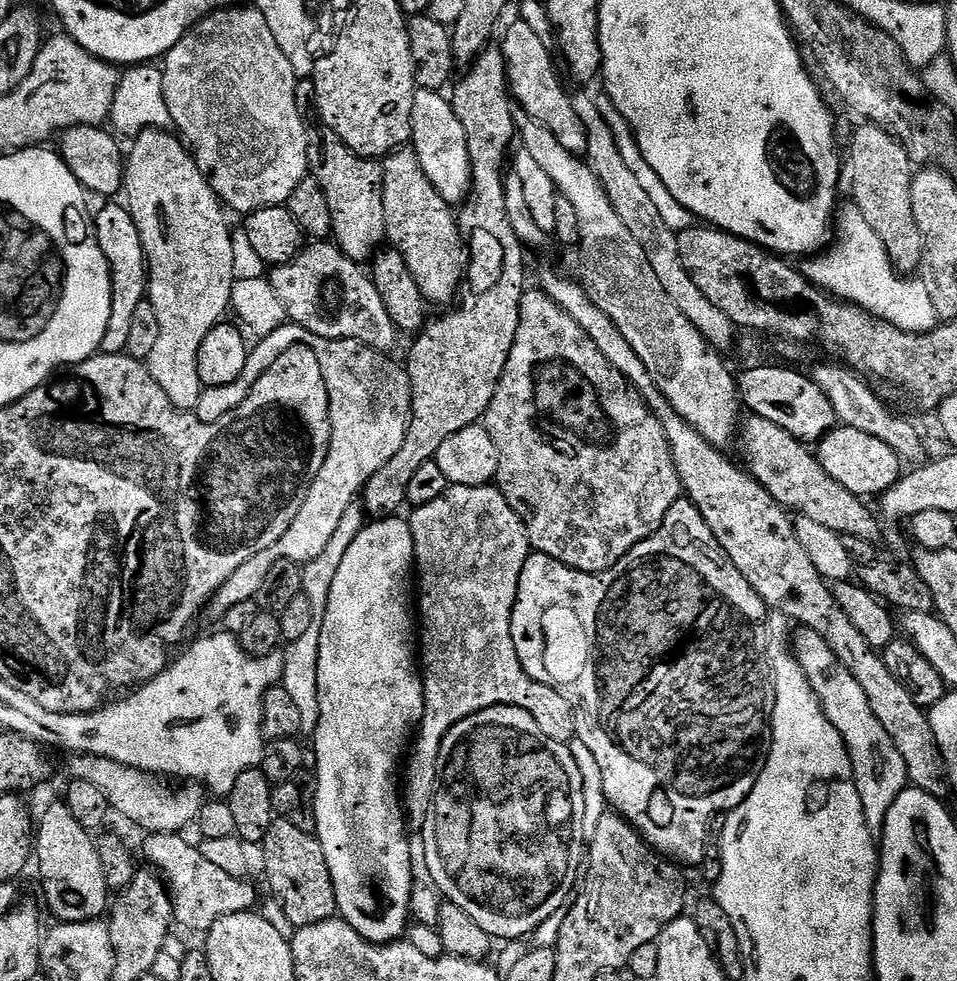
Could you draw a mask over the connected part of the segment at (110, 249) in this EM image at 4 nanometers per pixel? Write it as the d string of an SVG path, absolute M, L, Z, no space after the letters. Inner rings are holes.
M108 202L100 212L95 213L93 224L98 244L111 266L111 312L110 323L105 337L100 343L101 353L107 356L121 355L127 346L133 313L142 300L147 297L147 260L141 235L133 216L125 205Z

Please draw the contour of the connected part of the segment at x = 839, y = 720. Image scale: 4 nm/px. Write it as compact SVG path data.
M803 626L797 627L791 637L790 647L796 661L802 666L814 694L820 699L824 713L847 746L870 836L876 841L881 841L884 837L886 814L897 800L898 794L904 792L909 785L906 762L891 741L890 734L883 729L882 722L879 722L870 710L866 690L858 686L858 678L854 678L850 670L846 670L846 666L836 657L834 650L830 650L822 634Z

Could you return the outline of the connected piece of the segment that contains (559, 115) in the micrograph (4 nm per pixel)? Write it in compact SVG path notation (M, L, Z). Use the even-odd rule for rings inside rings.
M519 18L504 32L502 47L504 58L508 62L508 87L519 108L526 110L530 118L542 122L566 146L566 150L577 154L584 154L587 150L588 135L578 118L574 114L572 96L564 89L562 81L556 77L556 68L552 65L552 56L548 53L549 45L526 22Z

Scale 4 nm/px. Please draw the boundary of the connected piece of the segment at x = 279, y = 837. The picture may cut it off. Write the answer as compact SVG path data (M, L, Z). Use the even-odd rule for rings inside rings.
M276 818L272 821L262 847L264 849L263 875L268 876L268 884L272 887L271 895L282 906L282 910L286 910L286 918L290 918L295 928L305 928L314 922L333 919L337 915L330 866L326 866L326 854L322 854L322 846L315 835L301 832L286 819Z

